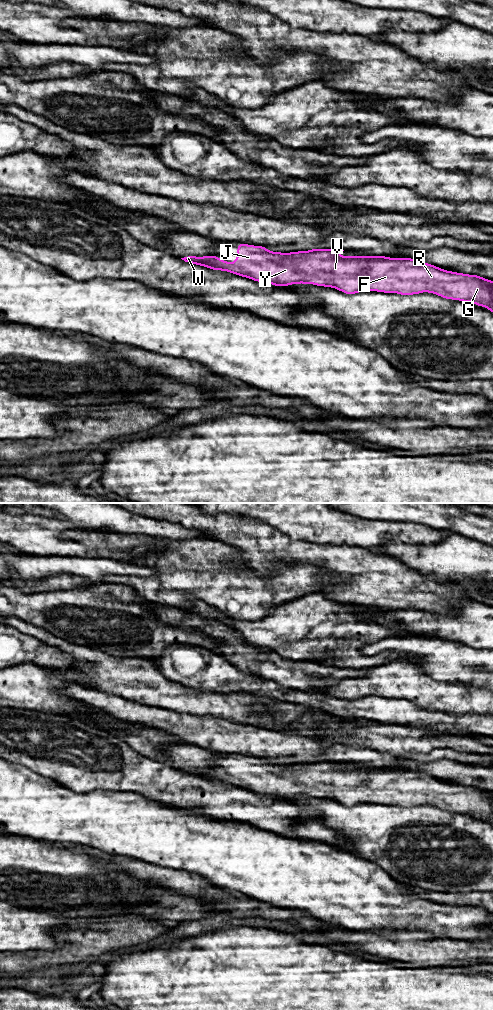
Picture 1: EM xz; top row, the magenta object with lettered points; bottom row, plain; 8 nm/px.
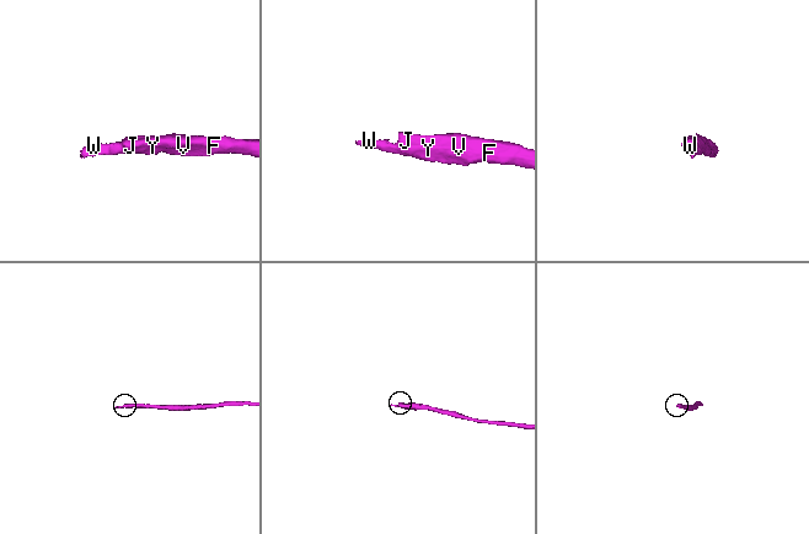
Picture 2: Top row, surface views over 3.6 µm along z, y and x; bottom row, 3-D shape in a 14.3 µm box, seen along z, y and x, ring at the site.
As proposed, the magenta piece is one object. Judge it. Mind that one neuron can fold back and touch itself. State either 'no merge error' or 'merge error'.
no merge error

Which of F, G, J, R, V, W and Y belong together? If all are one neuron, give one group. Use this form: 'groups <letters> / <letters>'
groups F G J R V W Y

